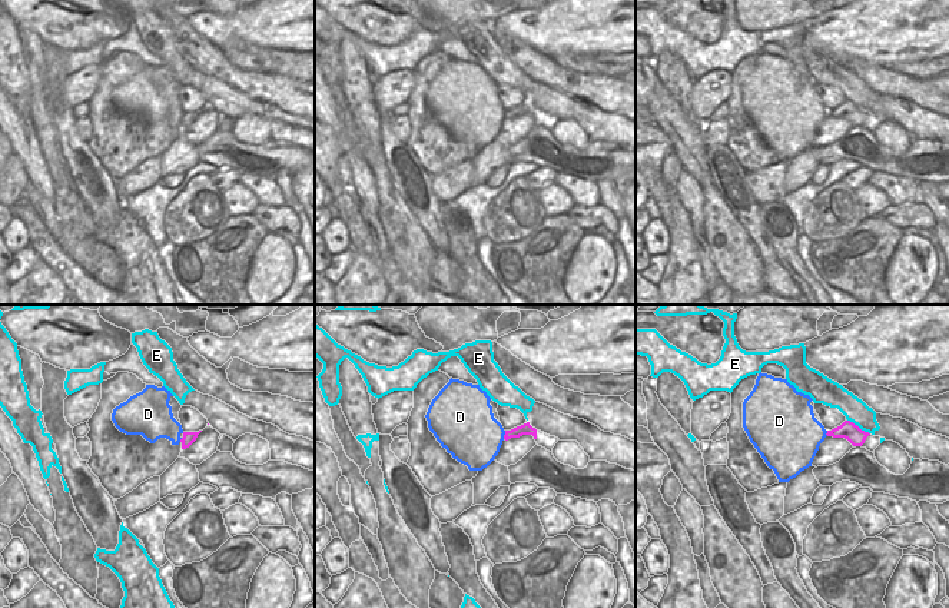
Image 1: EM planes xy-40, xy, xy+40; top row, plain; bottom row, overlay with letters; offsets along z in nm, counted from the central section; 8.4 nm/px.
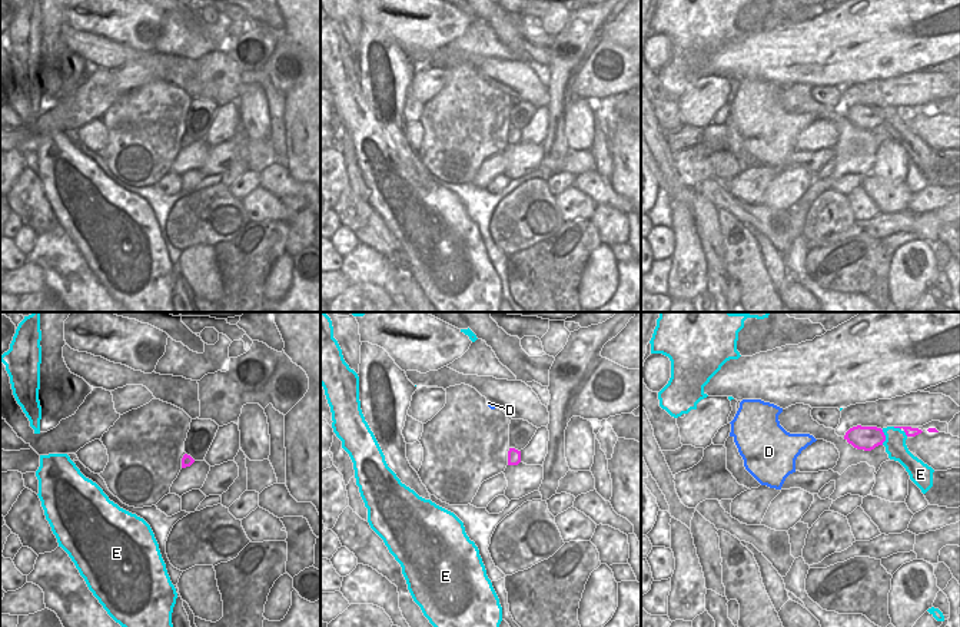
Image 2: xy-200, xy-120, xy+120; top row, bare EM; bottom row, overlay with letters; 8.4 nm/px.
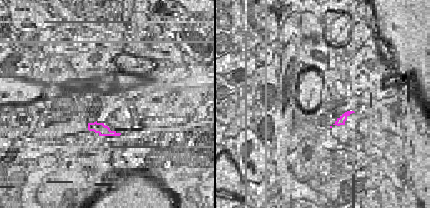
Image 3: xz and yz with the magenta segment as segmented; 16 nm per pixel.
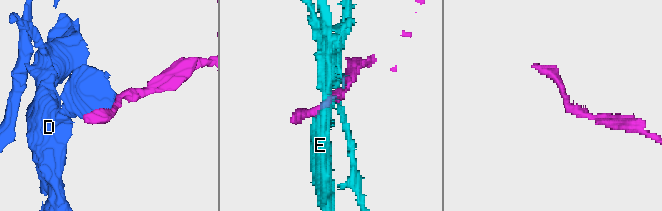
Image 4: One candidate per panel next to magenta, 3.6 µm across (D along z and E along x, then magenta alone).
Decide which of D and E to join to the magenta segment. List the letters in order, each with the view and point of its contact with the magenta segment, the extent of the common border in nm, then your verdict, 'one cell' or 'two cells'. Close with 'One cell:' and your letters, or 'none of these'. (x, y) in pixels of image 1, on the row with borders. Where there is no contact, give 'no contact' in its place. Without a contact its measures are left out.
D: meets magenta in xy at (504, 435); contact 80 nm long; two cells
E: meets magenta in xy+40 at (858, 427); contact 220 nm long; two cells
One cell: none of these

